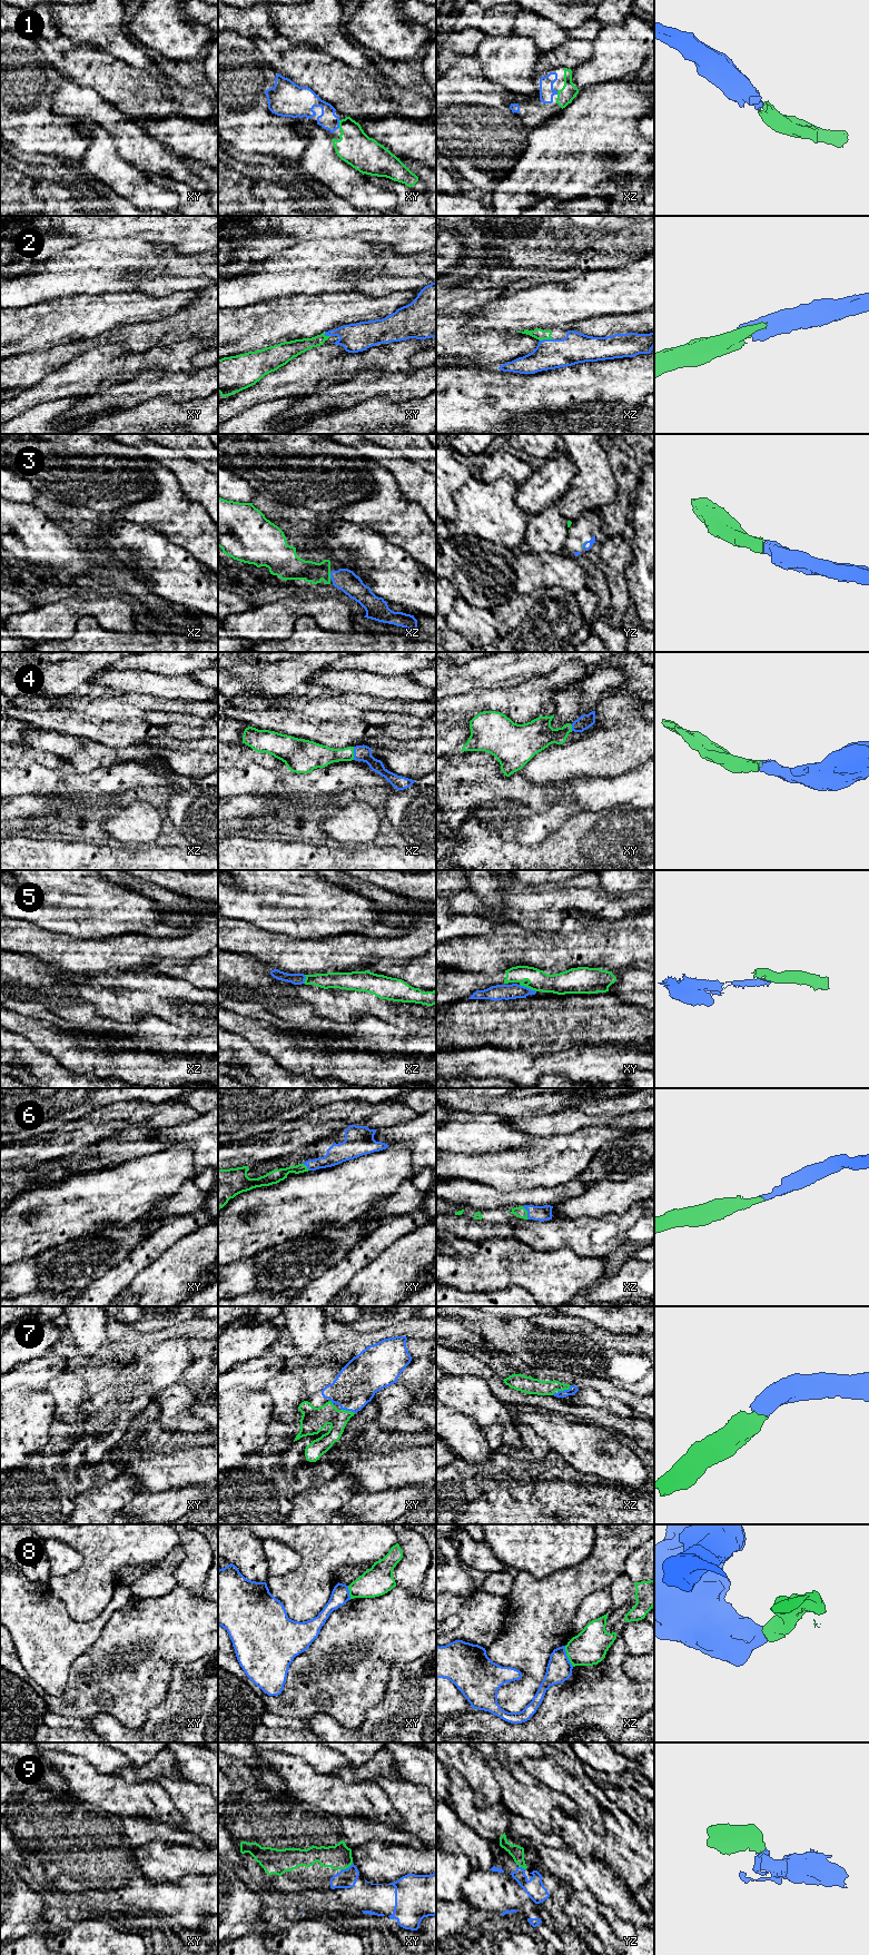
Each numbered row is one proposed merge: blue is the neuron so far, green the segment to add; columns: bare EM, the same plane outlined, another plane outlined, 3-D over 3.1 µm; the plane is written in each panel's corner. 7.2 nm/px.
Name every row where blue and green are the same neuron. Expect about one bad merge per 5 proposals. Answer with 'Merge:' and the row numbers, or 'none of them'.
Merge: 1, 2, 3, 4, 6, 7, 9

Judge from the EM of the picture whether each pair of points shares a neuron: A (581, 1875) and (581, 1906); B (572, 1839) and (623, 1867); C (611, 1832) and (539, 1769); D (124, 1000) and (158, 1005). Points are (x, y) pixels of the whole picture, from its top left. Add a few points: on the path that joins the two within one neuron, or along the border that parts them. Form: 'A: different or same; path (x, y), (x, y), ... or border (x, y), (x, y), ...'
A: different; border (574, 1888), (586, 1889), (599, 1904)
B: same; path (584, 1843), (595, 1847), (603, 1847), (611, 1855)
C: different; border (601, 1809), (604, 1832), (600, 1835)
D: same; path (132, 1000), (141, 1000), (149, 1005)

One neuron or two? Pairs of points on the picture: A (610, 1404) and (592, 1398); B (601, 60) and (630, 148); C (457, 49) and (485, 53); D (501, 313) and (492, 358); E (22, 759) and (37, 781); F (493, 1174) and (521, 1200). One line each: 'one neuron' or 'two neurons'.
A: one neuron
B: two neurons
C: two neurons
D: two neurons
E: two neurons
F: two neurons

